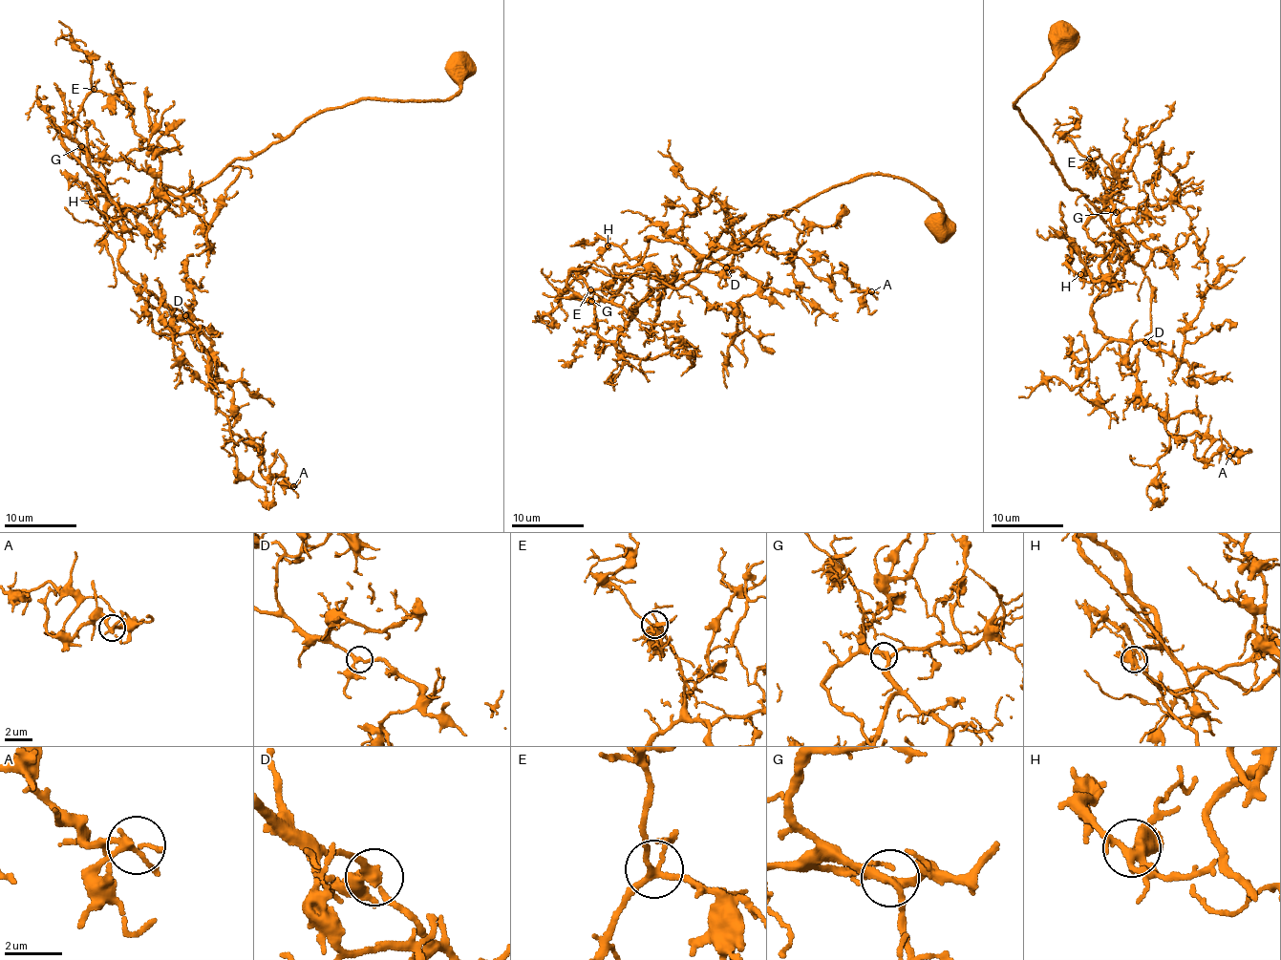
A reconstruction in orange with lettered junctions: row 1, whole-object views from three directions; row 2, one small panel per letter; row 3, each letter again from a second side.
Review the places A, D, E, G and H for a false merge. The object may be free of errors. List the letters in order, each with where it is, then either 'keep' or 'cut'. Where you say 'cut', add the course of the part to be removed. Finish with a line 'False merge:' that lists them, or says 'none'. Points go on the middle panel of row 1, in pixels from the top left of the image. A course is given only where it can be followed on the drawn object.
A: place (871, 291); keep
D: place (726, 267); keep
E: place (590, 289); keep
G: place (591, 301); keep
H: place (608, 245); keep
False merge: none

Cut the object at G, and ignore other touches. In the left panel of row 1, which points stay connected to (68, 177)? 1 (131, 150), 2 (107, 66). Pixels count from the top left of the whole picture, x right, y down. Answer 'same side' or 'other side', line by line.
1: other side
2: same side

